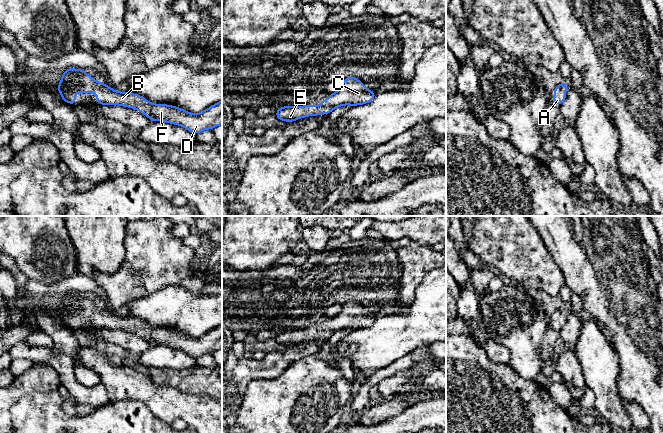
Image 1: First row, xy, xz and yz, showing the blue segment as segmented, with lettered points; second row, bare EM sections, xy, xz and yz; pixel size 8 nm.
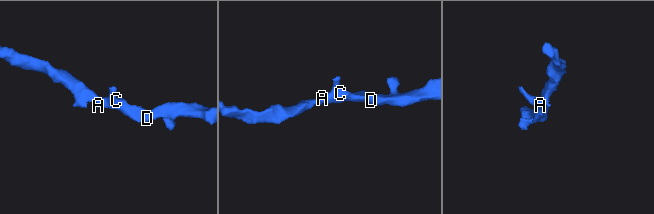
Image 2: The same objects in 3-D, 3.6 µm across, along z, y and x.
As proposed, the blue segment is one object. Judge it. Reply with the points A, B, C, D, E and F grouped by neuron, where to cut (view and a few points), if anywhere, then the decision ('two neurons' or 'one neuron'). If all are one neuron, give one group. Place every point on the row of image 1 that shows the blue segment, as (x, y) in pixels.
A B C D E F | no cut | one neuron

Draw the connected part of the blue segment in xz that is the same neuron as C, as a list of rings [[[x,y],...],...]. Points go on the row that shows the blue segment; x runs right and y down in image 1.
[[[348,76],[342,80],[342,85],[338,91],[329,95],[327,100],[322,100],[319,106],[302,105],[284,106],[278,108],[275,116],[281,121],[293,122],[302,117],[329,115],[335,108],[343,105],[357,106],[367,104],[374,100],[377,92],[368,90],[365,85],[355,78]]]

